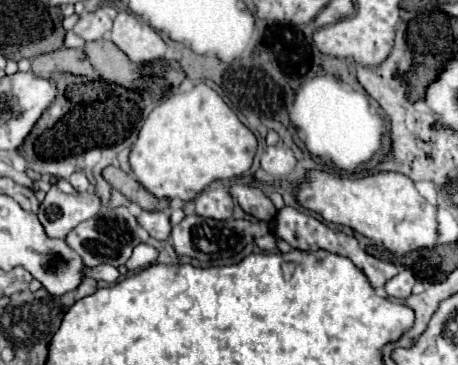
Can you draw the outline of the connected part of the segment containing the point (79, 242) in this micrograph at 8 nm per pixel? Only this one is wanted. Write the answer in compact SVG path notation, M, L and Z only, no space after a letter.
M126 206L104 208L98 216L82 222L66 236L66 242L70 244L70 248L74 248L84 258L86 268L92 268L98 264L122 266L132 256L132 250L138 244L146 244L148 240L150 240L148 232L144 232L144 228L140 228L138 218Z

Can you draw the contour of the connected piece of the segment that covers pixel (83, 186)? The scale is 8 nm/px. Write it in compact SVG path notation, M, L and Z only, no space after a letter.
M74 172L74 174L68 178L68 182L70 182L78 192L88 192L88 190L90 190L90 182L88 182L88 178L86 178L82 172Z

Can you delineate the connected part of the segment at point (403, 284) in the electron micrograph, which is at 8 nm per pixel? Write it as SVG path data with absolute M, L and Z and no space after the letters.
M402 270L398 276L388 280L386 284L386 294L390 298L408 298L414 288L414 276L410 270Z

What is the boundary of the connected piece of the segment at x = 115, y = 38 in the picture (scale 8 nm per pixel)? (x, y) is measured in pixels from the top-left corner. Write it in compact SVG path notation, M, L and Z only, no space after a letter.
M126 10L118 12L110 40L134 64L146 64L152 60L160 60L166 54L166 44L160 38L160 34Z

